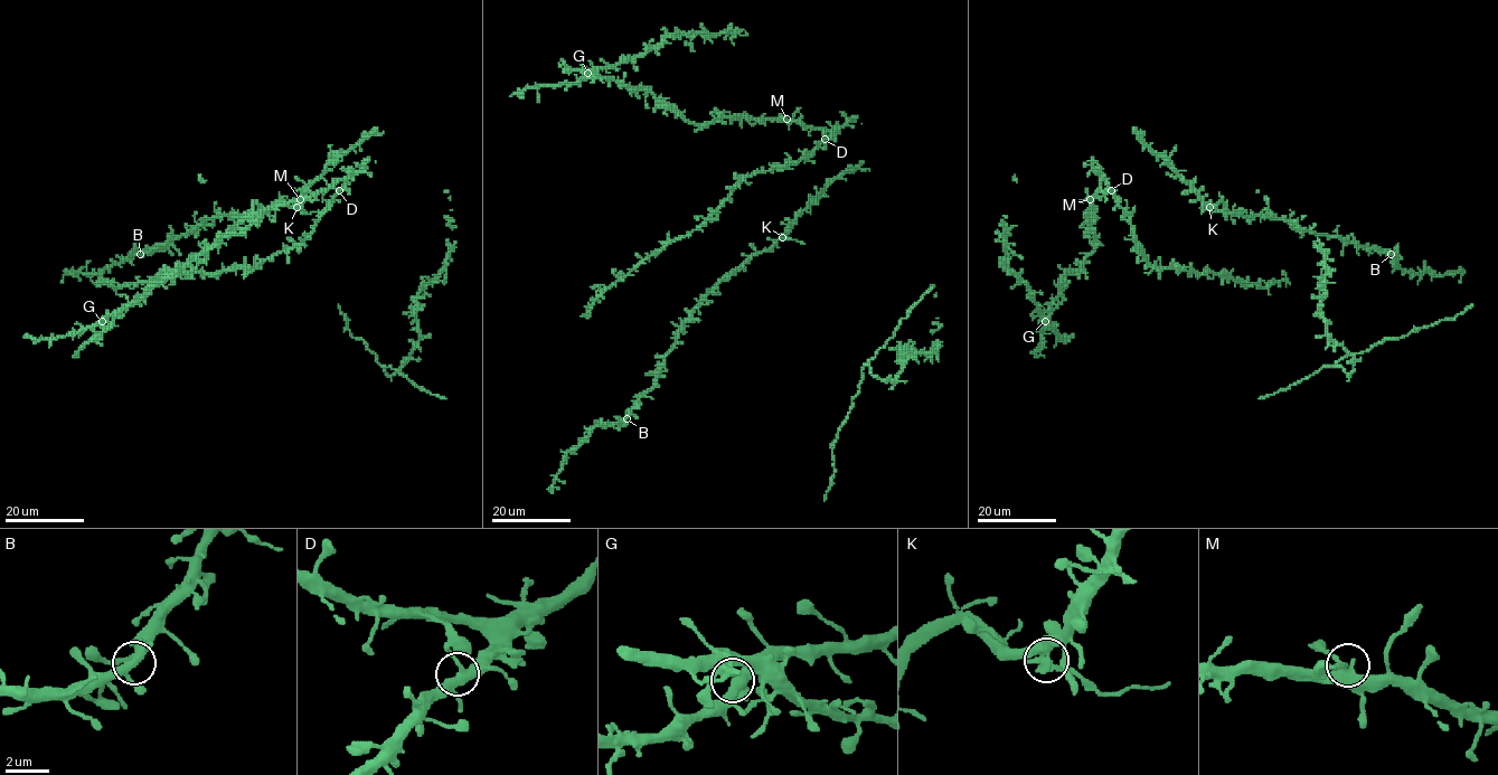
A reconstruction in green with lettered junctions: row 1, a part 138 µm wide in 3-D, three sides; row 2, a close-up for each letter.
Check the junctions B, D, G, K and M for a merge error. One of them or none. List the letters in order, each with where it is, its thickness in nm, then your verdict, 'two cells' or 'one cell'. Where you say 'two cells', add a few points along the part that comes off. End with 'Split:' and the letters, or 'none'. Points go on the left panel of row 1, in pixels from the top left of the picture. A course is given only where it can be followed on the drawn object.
B: place (140, 254); calibre 320 nm; one cell
D: place (339, 190); calibre 380 nm; one cell
G: place (102, 321); calibre 360 nm; one cell
K: place (297, 207); calibre 320 nm; two cells; course (297, 207), (307, 214), (319, 211)
M: place (300, 199); calibre 340 nm; one cell
Split: K

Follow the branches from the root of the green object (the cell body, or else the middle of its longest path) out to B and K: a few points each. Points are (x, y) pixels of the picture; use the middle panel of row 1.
B: (837, 178), (769, 248), (757, 251), (732, 271), (707, 295), (678, 333), (657, 381), (639, 398), (627, 418)
K: (837, 178), (795, 218), (782, 237)

